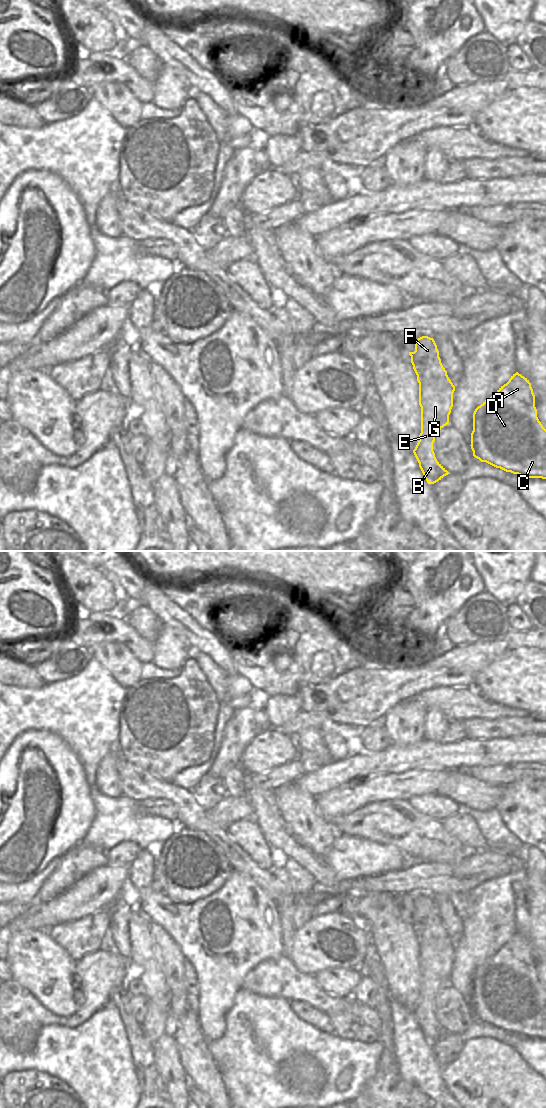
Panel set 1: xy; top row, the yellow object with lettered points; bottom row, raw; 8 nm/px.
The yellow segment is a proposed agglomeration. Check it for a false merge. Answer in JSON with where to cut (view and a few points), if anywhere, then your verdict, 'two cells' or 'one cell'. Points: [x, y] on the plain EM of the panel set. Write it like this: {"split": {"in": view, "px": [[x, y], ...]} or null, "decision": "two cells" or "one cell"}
{"split": {"in": "xy", "px": [[413, 912], [411, 918]]}, "decision": "two cells"}

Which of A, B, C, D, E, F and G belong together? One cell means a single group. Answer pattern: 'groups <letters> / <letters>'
groups A C D / B E F G

